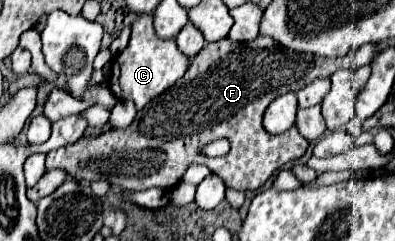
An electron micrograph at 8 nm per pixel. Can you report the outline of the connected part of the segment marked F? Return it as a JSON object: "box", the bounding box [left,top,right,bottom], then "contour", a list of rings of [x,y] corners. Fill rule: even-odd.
{"box":[46,34,376,190],"contour":[[[258,34],[256,40],[252,42],[232,42],[230,38],[222,38],[216,42],[206,44],[192,60],[186,70],[186,74],[166,92],[162,92],[158,98],[148,102],[142,112],[138,110],[136,118],[128,128],[112,128],[104,132],[104,154],[92,154],[88,152],[88,144],[84,138],[80,138],[74,144],[50,150],[46,154],[46,168],[60,168],[74,176],[78,182],[80,180],[106,180],[114,188],[122,190],[148,190],[152,186],[162,188],[162,190],[172,190],[180,178],[184,176],[186,168],[190,164],[204,164],[212,174],[218,174],[226,186],[230,188],[240,188],[240,190],[258,190],[264,186],[276,170],[280,170],[284,164],[298,160],[304,156],[308,148],[308,140],[304,140],[298,130],[292,128],[286,132],[286,136],[272,136],[264,130],[262,126],[262,114],[266,106],[286,94],[286,92],[296,92],[310,84],[316,78],[330,78],[336,70],[340,68],[360,68],[370,62],[374,56],[376,46],[360,46],[360,50],[354,50],[352,54],[346,54],[344,58],[324,58],[324,56],[314,56],[314,54],[302,54],[288,50],[274,42],[270,36]],[[216,138],[228,138],[230,142],[230,152],[222,158],[206,158],[198,152],[200,146],[216,140]]]}

